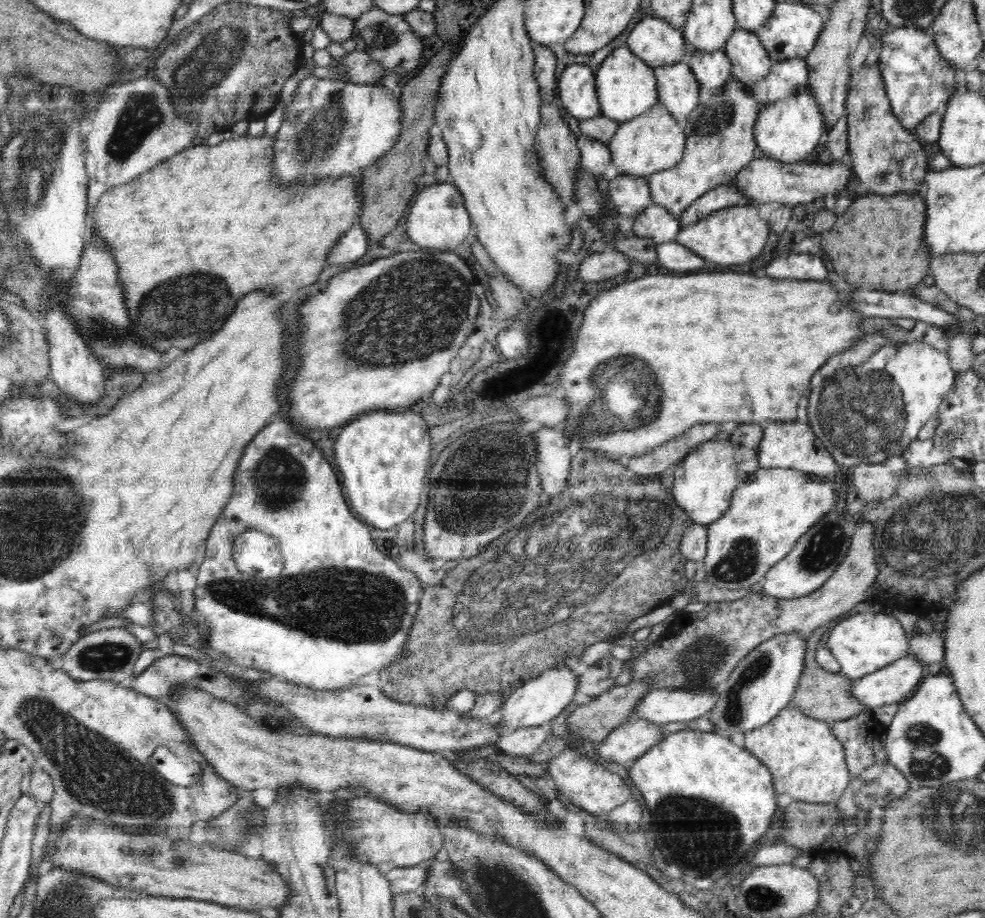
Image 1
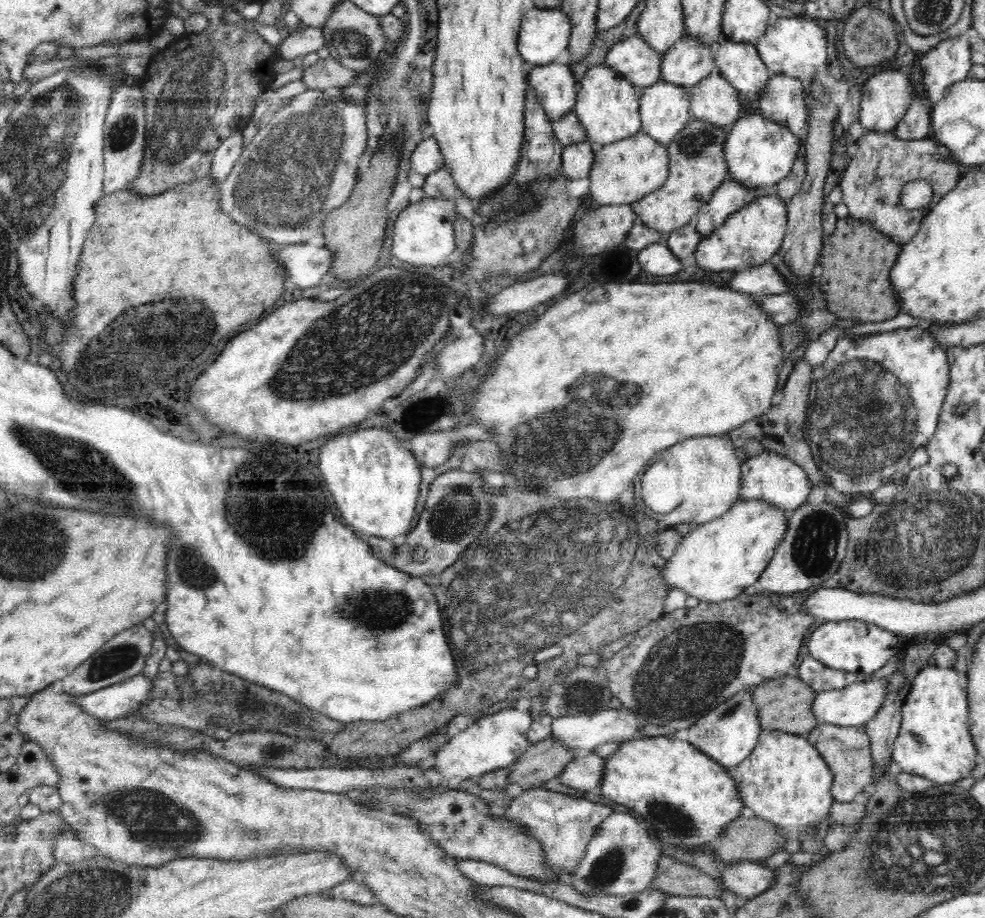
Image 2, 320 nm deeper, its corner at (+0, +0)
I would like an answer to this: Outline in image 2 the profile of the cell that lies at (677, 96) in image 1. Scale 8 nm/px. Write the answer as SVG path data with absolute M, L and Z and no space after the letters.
M658 82L643 88L639 106L641 130L656 142L667 145L690 122L690 89L669 82Z

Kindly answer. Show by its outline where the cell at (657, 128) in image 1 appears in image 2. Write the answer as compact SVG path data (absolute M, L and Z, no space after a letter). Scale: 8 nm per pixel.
M642 130L630 138L597 147L594 164L589 172L589 195L596 204L632 205L660 188L669 175L669 158L666 145L656 142Z

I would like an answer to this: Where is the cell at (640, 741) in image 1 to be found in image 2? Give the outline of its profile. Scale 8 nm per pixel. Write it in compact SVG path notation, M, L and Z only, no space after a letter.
M578 751L574 760L558 775L558 782L572 790L592 790L599 786L608 759L601 758L592 751Z

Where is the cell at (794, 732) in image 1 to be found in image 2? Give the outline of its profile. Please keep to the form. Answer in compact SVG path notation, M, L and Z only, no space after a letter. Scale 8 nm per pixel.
M764 730L753 752L738 766L728 768L735 780L743 806L754 811L756 817L776 825L786 838L806 834L810 826L829 817L834 804L831 788L833 774L806 735L788 734L781 730Z

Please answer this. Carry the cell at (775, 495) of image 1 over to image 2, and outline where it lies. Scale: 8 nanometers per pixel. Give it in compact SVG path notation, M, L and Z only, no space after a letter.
M739 499L720 518L692 528L680 541L674 554L667 559L661 577L672 589L678 588L686 592L687 596L694 596L700 601L720 602L736 598L736 595L742 594L748 586L758 582L780 540L784 538L789 516L788 510L780 510L763 500Z

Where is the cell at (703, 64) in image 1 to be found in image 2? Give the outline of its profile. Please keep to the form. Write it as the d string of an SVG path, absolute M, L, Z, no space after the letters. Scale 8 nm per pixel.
M713 72L690 88L690 114L693 120L711 122L714 126L726 128L740 119L739 113L745 108L740 94L719 72Z

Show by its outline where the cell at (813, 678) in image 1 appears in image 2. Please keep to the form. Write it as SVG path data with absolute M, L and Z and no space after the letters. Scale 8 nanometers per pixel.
M784 677L764 681L762 685L756 687L752 694L752 703L756 705L758 719L760 719L760 728L766 730L781 730L788 734L806 735L814 727L818 726L818 721L812 713L812 704L817 693L811 687L808 687L798 678Z

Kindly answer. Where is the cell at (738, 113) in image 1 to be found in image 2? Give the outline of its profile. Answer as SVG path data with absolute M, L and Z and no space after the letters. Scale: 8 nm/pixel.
M691 119L674 140L666 145L669 175L664 184L632 204L637 221L660 234L669 235L692 223L695 215L710 201L713 192L728 179L723 151L727 136L726 128Z

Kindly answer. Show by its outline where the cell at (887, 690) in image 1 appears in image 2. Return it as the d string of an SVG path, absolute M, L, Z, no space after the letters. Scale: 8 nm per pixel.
M890 676L871 681L858 679L847 688L818 693L814 698L814 704L812 704L812 713L818 721L818 725L830 724L840 727L865 725L868 720L872 720L878 714L878 710L884 704L884 698L888 692L888 678Z

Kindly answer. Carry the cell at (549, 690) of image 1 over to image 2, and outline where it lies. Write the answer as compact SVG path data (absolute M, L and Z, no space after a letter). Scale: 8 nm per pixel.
M505 709L498 713L486 714L473 721L468 728L456 731L454 736L436 752L431 767L440 774L438 787L448 788L454 778L470 780L504 766L510 766L532 745L526 738L527 730L533 722L530 712Z

